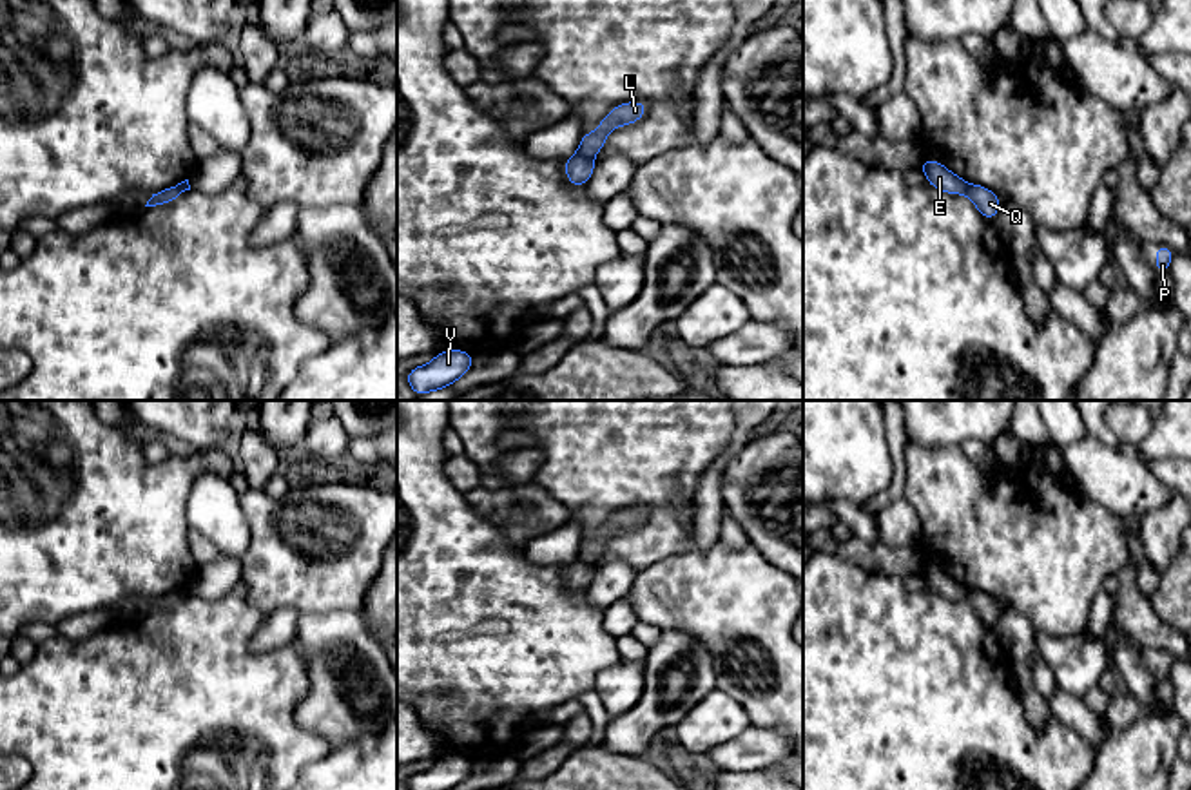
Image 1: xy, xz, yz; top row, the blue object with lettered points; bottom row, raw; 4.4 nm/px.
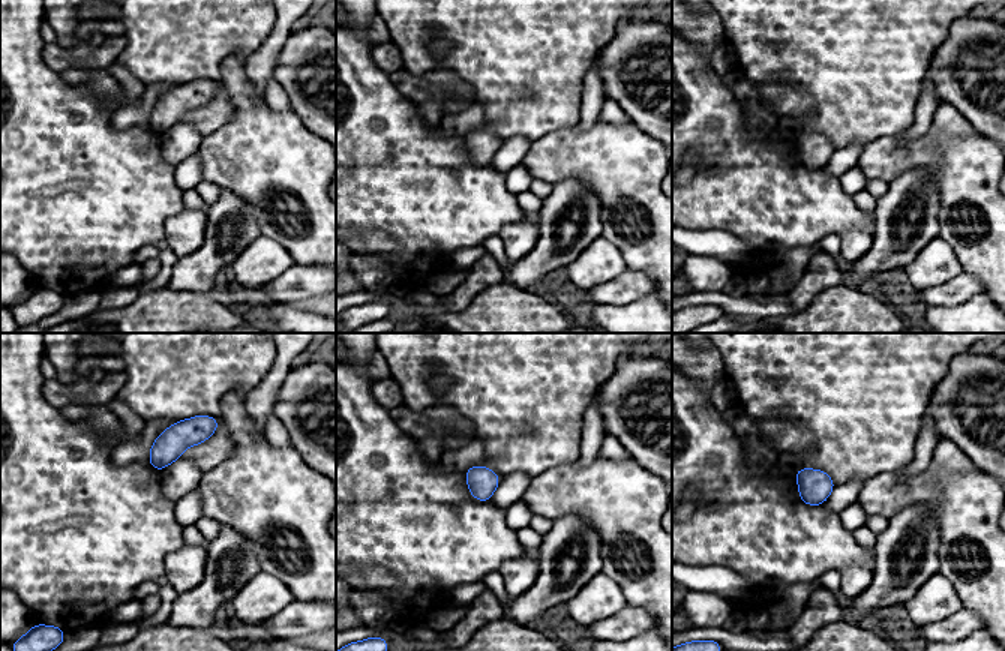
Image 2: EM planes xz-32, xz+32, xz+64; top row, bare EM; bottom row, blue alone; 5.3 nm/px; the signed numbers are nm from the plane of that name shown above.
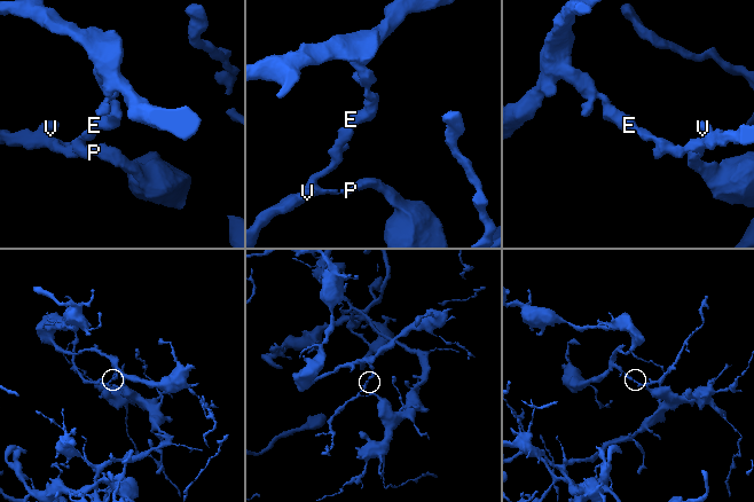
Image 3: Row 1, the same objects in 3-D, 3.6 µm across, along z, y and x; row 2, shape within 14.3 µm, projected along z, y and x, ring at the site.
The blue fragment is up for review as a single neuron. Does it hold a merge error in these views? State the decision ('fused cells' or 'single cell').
fused cells

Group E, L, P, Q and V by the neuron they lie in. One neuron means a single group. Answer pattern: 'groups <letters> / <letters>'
groups E L / P Q V

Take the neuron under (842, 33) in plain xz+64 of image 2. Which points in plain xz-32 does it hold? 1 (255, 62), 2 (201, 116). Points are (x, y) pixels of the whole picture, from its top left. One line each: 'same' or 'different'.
1: different
2: same

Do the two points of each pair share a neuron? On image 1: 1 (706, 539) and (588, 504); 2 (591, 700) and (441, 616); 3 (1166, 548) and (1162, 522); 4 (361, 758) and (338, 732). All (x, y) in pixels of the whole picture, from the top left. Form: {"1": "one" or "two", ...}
{"1": "two", "2": "two", "3": "one", "4": "two"}

